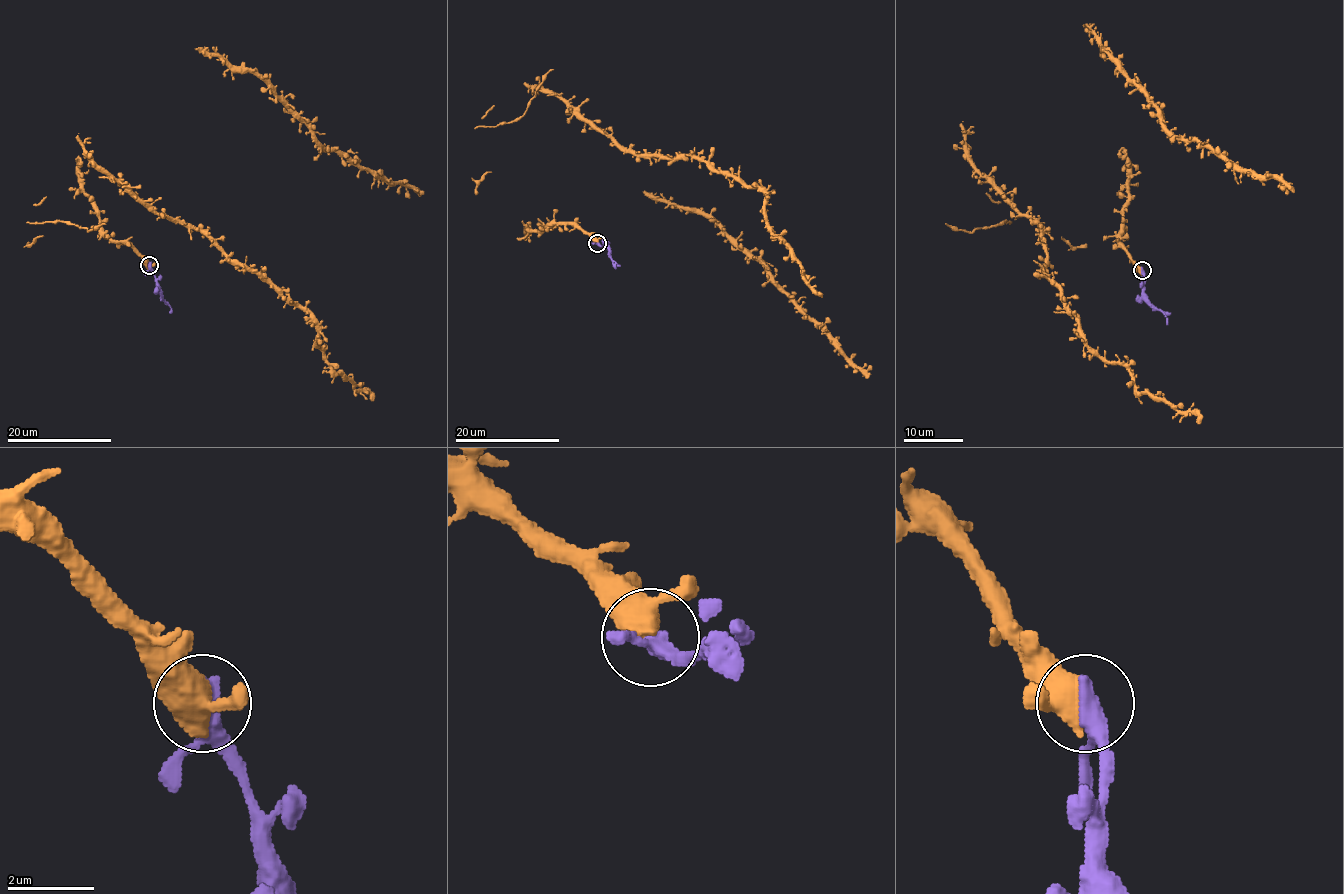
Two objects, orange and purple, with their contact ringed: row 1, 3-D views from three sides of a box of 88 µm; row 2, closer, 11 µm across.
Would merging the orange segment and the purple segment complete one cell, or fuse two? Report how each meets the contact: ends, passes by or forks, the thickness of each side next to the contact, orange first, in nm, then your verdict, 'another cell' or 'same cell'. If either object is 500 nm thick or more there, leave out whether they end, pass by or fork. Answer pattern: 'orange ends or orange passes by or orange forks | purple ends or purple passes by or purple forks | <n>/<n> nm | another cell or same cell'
orange passes by | purple passes by | 480/400 nm | same cell

